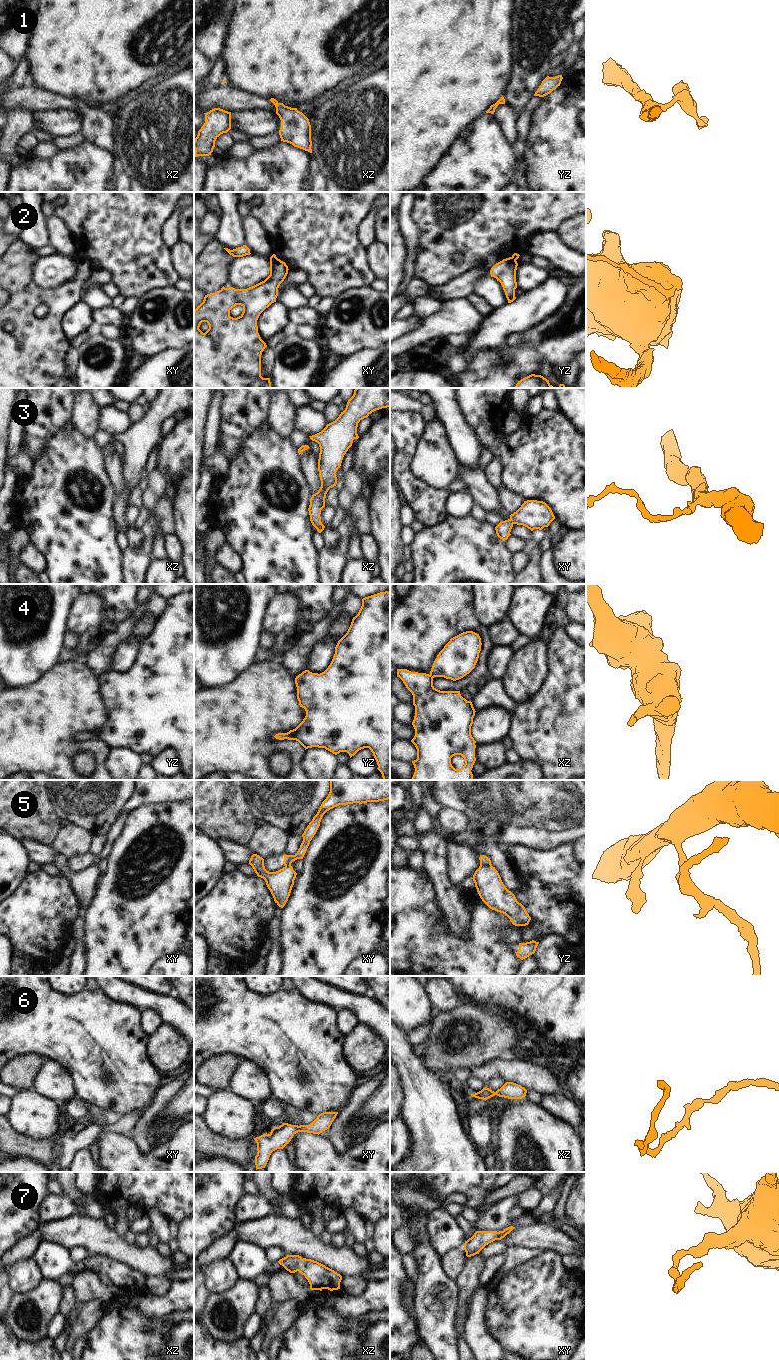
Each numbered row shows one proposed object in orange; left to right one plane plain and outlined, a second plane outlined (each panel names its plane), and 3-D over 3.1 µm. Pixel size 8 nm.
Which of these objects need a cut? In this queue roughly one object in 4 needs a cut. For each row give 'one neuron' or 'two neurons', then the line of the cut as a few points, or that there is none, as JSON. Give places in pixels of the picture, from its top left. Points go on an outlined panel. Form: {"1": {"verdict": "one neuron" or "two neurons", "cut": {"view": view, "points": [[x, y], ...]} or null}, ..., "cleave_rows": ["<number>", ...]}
{"1": {"verdict": "one neuron", "cut": null}, "2": {"verdict": "two neurons", "cut": {"view": "xy", "points": [[276, 257], [270, 260]]}}, "3": {"verdict": "one neuron", "cut": null}, "4": {"verdict": "one neuron", "cut": null}, "5": {"verdict": "two neurons", "cut": {"view": "yz", "points": [[480, 864], [485, 866], [491, 865]]}}, "6": {"verdict": "one neuron", "cut": null}, "7": {"verdict": "one neuron", "cut": null}, "cleave_rows": ["2", "5"]}

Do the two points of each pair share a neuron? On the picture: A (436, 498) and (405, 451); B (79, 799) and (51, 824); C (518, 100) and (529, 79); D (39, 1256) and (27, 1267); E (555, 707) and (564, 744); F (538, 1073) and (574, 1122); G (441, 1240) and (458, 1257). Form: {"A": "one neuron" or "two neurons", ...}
{"A": "one neuron", "B": "two neurons", "C": "one neuron", "D": "two neurons", "E": "one neuron", "F": "two neurons", "G": "two neurons"}

